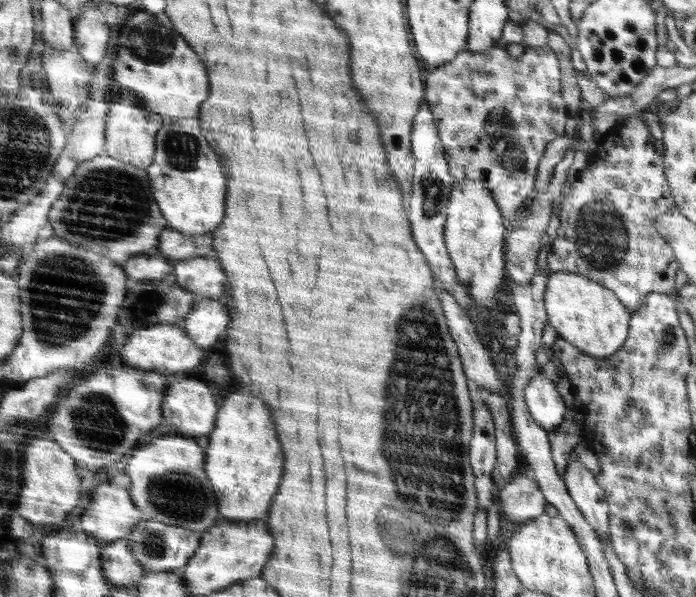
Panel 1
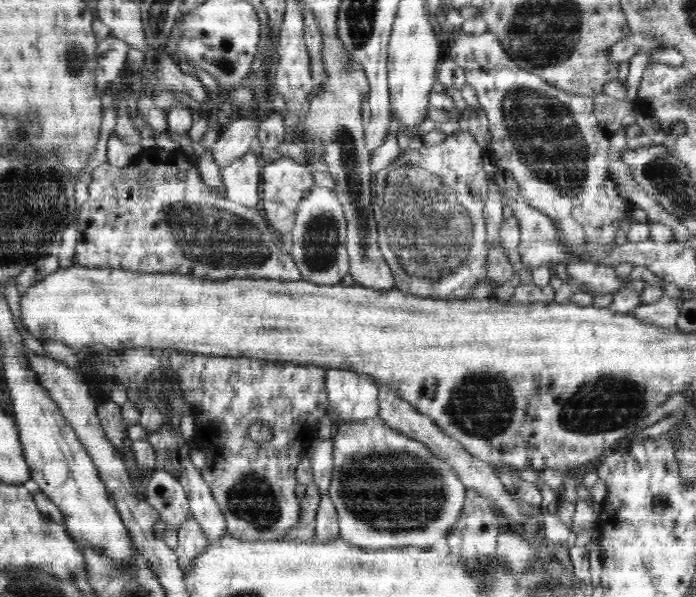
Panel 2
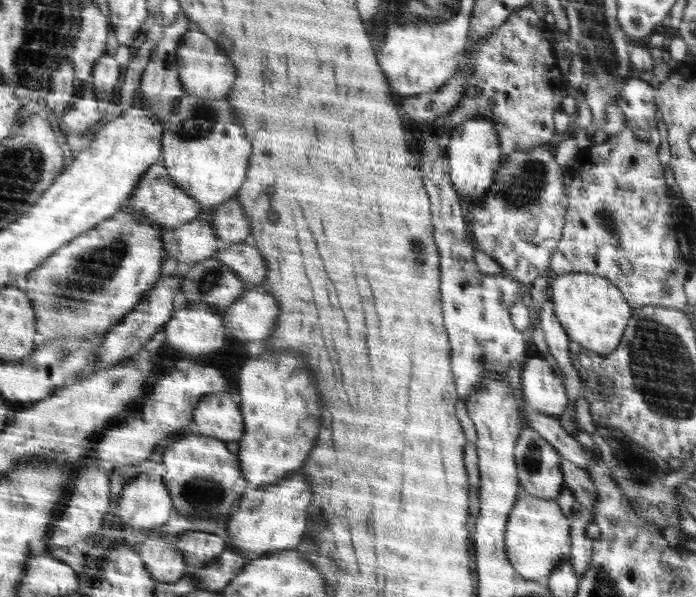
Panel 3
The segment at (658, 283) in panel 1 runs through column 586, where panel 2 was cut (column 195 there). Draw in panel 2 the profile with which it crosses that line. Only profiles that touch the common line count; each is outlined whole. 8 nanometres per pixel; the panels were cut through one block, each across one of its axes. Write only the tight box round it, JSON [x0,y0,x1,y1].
[75,148,301,280]

